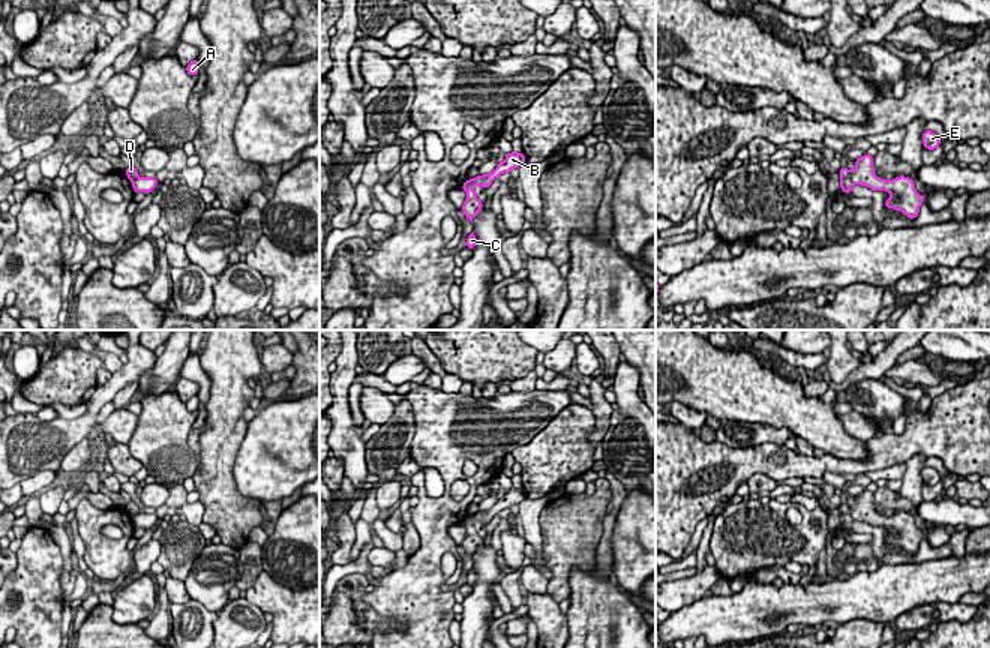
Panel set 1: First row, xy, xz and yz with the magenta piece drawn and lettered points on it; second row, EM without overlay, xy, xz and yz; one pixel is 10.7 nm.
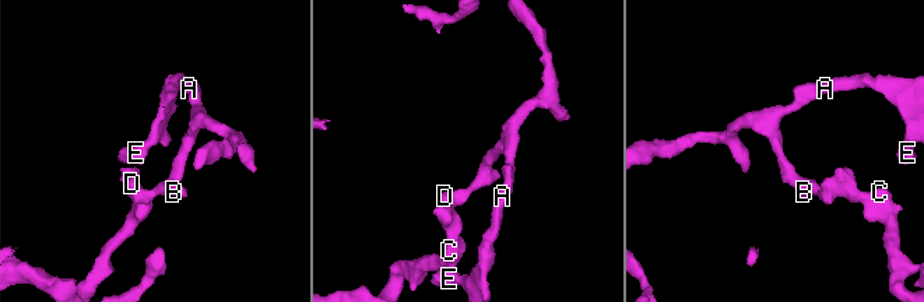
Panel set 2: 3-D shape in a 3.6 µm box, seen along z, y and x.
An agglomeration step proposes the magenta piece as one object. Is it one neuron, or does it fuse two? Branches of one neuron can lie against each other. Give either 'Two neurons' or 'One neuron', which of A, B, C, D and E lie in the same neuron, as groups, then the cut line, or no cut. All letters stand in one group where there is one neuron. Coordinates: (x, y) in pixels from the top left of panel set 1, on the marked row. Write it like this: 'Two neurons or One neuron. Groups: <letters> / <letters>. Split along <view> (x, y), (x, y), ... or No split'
Two neurons. Groups: A B E / C D. Split along yz (842, 177), (854, 183)

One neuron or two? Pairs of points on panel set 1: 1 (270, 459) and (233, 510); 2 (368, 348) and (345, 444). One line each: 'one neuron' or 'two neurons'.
1: two neurons
2: two neurons

